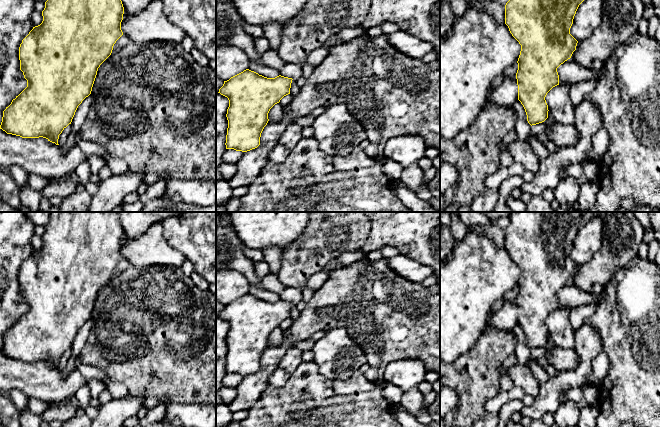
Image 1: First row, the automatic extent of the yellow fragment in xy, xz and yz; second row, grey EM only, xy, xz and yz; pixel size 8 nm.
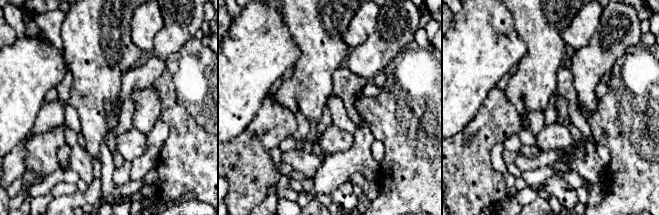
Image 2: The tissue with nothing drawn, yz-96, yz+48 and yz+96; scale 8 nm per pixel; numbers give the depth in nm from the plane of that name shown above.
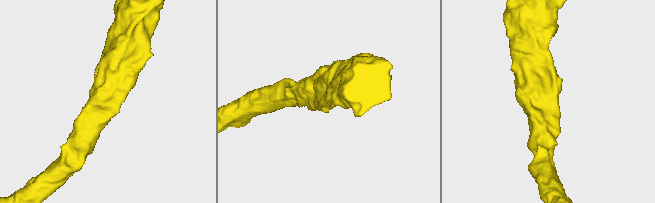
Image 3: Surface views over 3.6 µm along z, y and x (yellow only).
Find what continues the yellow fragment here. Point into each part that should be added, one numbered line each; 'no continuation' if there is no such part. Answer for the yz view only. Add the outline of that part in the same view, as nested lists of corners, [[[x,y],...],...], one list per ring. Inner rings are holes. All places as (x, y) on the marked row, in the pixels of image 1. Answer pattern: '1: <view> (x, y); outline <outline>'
1: yz (506, 94); outline [[[516,76],[504,78],[502,83],[490,91],[487,100],[500,106],[512,106],[518,101],[518,85]]]

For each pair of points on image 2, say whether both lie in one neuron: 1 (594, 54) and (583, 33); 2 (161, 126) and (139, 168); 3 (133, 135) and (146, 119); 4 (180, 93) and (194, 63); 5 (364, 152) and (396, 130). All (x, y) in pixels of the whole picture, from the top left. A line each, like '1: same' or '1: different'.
1: different
2: same
3: different
4: same
5: different

